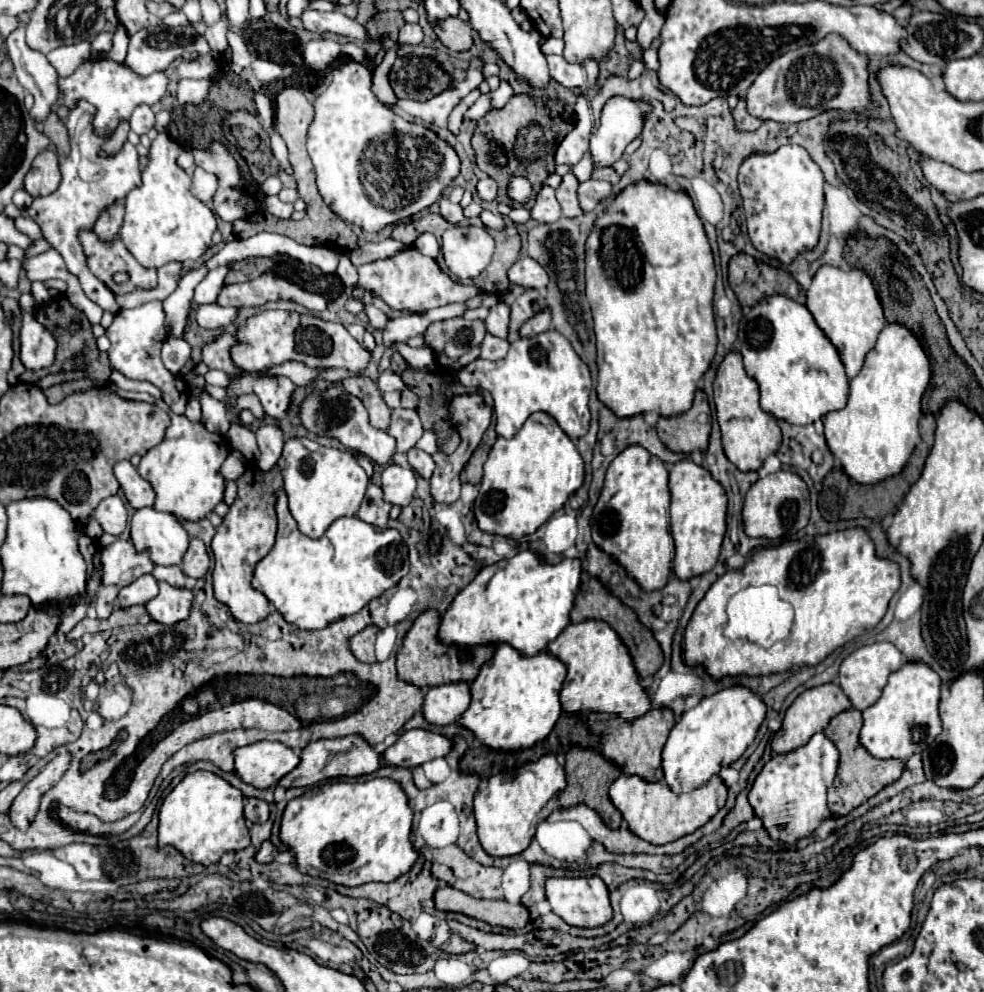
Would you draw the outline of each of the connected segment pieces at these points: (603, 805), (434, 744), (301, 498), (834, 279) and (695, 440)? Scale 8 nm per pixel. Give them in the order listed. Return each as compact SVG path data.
M571 749L567 755L565 755L565 777L567 777L567 787L565 791L559 795L559 805L563 809L569 809L569 807L575 807L579 803L585 803L589 809L595 809L599 813L599 817L603 819L603 823L609 827L609 829L617 829L621 825L621 813L611 805L609 801L609 787L611 783L621 775L621 771L615 771L611 767L609 761L605 761L601 757L601 753L597 751L589 751L589 749Z
M413 729L399 735L397 743L387 747L381 757L387 765L413 769L431 759L445 757L451 751L451 741L439 733Z
M287 439L285 447L283 447L283 453L277 461L277 467L281 469L283 487L285 487L285 493L289 497L289 511L291 511L293 519L297 521L299 531L303 535L311 537L311 539L319 539L335 519L355 515L359 511L365 489L369 485L369 477L357 465L353 453L331 449L331 447L321 447L321 445L317 445L315 441L309 441L309 439Z
M823 265L813 277L813 283L807 291L805 305L811 311L817 327L835 345L835 349L845 365L847 377L853 379L861 371L861 367L865 363L865 355L875 347L877 335L881 333L881 329L887 323L871 279L859 269L843 271L843 269L831 267L831 265Z
M697 391L693 407L687 413L661 417L655 429L663 445L673 453L691 455L695 451L705 451L711 433L711 411L705 393Z

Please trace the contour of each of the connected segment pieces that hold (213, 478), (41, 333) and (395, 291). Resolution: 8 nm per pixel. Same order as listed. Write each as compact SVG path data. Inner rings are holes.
M203 433L195 437L163 439L141 459L137 467L139 475L151 483L157 495L153 509L171 513L185 521L205 519L205 515L211 513L213 507L223 501L225 479L221 477L219 467L229 455L229 451L229 443L221 435L211 435L209 439L205 439Z
M23 313L21 327L21 363L25 369L39 371L43 367L51 367L55 361L57 341L55 335L43 327L31 313Z
M413 247L401 251L395 257L361 265L361 267L357 267L357 271L359 271L359 285L363 289L375 291L389 307L393 307L397 311L407 311L411 315L423 313L427 309L443 307L443 305L449 305L455 301L467 301L479 293L479 289L475 285L461 285L461 283L449 279L439 269L435 259L421 255Z

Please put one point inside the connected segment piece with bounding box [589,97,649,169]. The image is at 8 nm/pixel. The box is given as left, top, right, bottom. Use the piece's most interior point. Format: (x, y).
(622, 119)

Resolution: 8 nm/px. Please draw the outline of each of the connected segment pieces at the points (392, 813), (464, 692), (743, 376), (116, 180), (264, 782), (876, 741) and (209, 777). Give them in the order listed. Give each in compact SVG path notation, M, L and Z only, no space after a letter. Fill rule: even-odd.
M371 779L365 783L323 783L287 803L281 817L279 839L295 855L295 865L307 875L345 887L357 887L371 881L389 883L411 869L417 861L417 851L409 839L411 823L413 809L409 807L401 785L391 779Z
M449 683L431 687L423 697L423 719L429 725L449 725L455 723L463 711L469 707L471 689L469 683Z
M729 353L717 369L717 377L713 383L713 401L727 459L743 473L757 471L763 461L769 455L777 453L777 449L781 447L781 429L775 417L767 415L759 407L759 385L745 373L739 353Z
M79 101L79 105L71 109L69 119L65 123L69 131L71 153L67 159L59 163L61 175L63 175L61 185L55 193L33 199L31 207L27 207L25 213L41 227L43 237L49 241L49 245L61 253L67 269L79 277L85 295L91 301L95 301L101 309L117 313L119 305L113 293L87 269L87 259L79 243L79 233L83 229L93 229L95 221L99 219L99 213L103 213L107 205L113 205L115 201L123 201L131 189L137 189L141 185L141 169L139 169L137 149L131 143L125 143L123 149L115 157L101 159L97 155L105 141L93 133L93 125L91 125L93 113L95 113L95 107L91 107L85 101Z
M259 741L253 745L245 745L243 749L235 749L233 771L235 775L257 787L267 789L275 787L275 783L293 771L299 763L299 755L285 747L279 741Z
M905 663L889 677L881 699L863 711L859 743L867 749L867 753L879 759L907 761L911 755L921 753L931 741L935 741L941 729L937 711L939 693L941 679L933 669L923 663Z
M195 771L163 799L159 809L159 839L157 845L175 847L193 863L213 865L227 851L239 851L249 845L249 829L243 817L243 793L209 771Z

